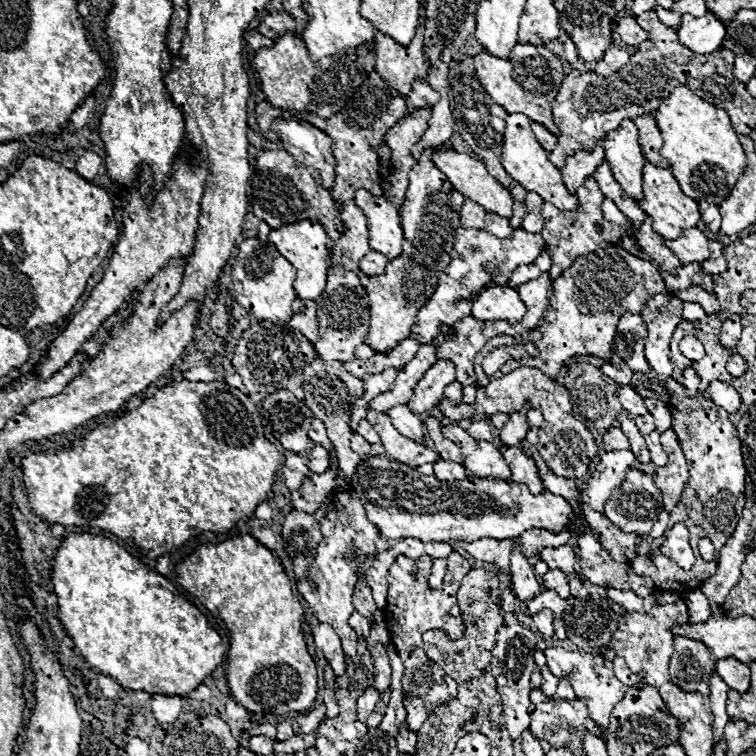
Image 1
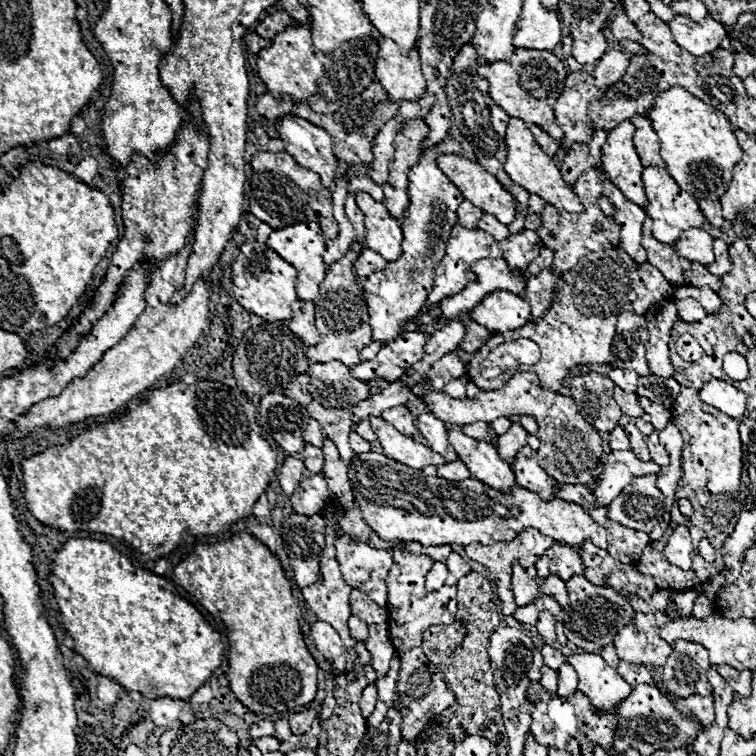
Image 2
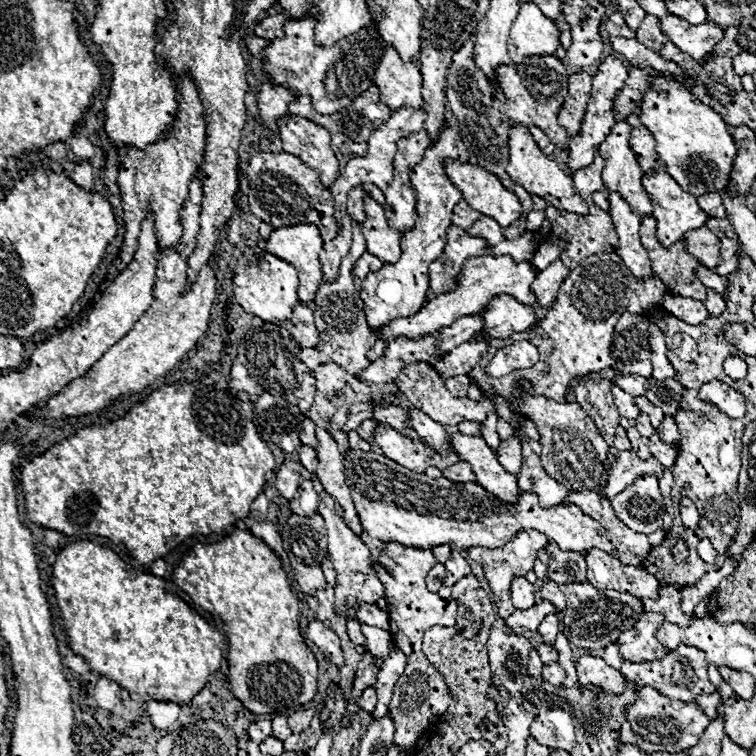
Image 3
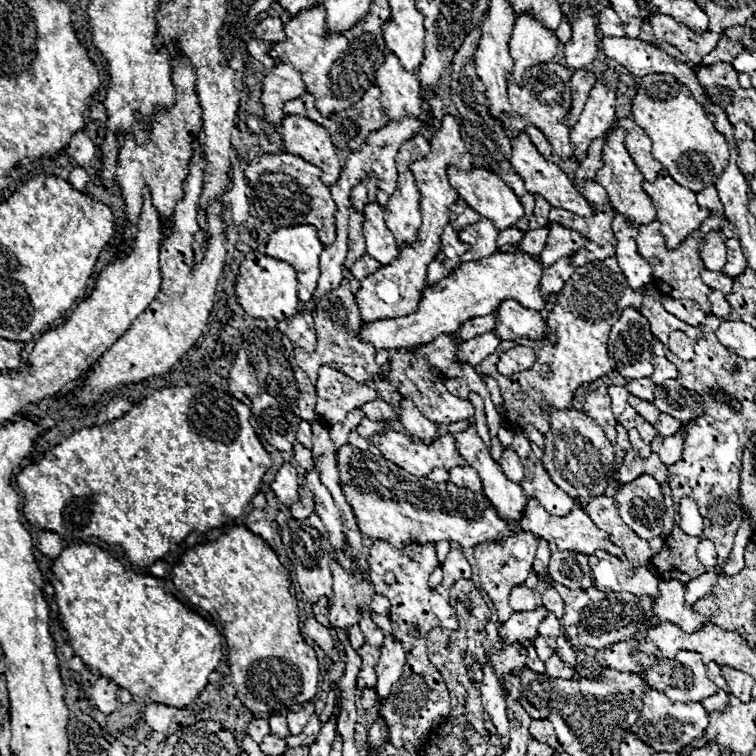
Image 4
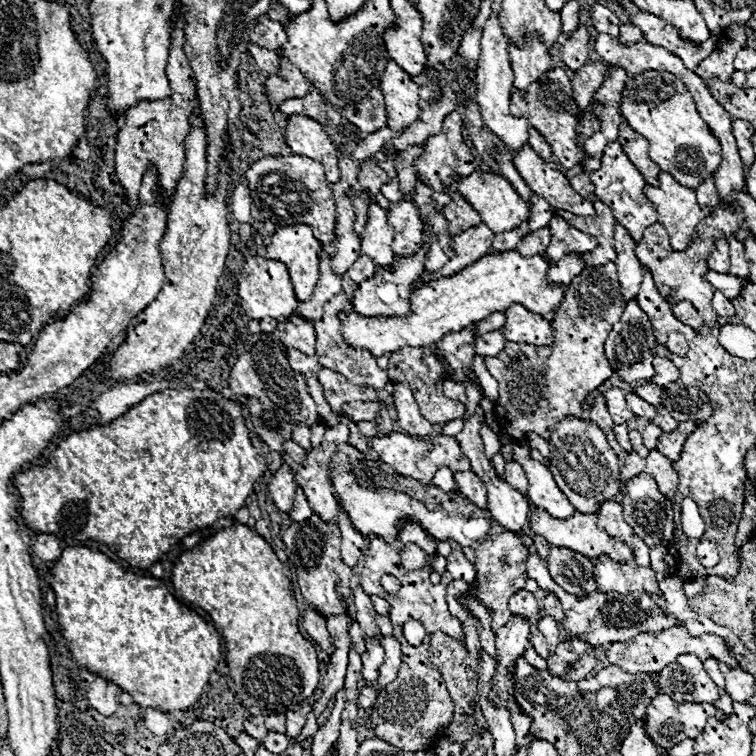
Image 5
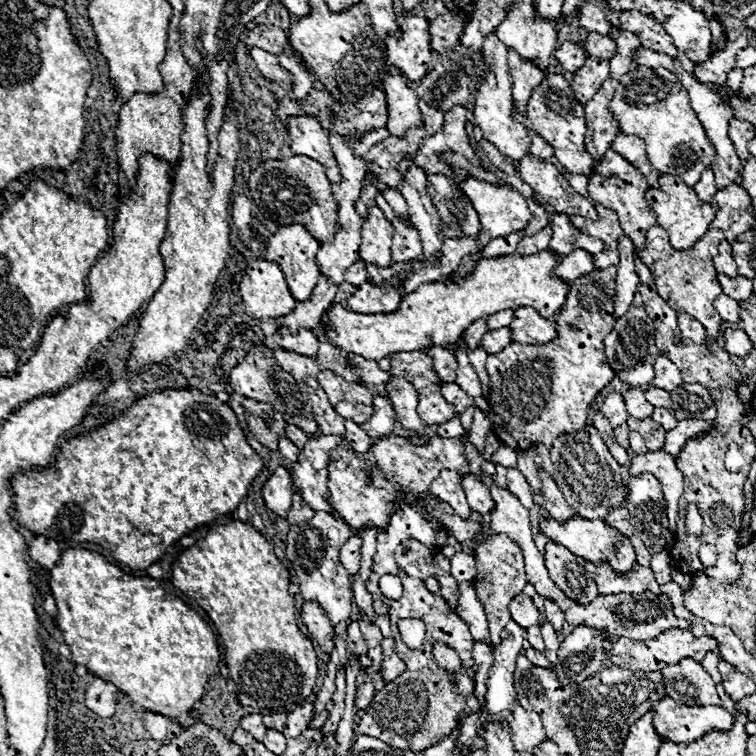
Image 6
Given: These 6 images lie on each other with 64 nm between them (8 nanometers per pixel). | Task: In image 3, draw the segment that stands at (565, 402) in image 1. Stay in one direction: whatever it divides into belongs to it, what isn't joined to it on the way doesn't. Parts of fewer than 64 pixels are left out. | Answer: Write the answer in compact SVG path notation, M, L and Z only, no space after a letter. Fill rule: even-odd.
M410 362L400 370L400 376L394 380L394 384L398 386L398 390L408 398L410 404L414 404L418 410L426 412L426 416L430 416L432 420L438 420L442 426L444 424L460 424L464 420L470 422L484 422L486 414L490 410L494 410L494 400L480 400L474 402L470 398L458 398L454 394L448 392L448 388L442 384L440 374L428 364L428 362ZM526 396L520 408L538 426L540 444L542 444L540 460L546 472L570 492L578 492L578 490L602 492L608 480L606 462L608 462L610 446L596 428L596 424L586 416L586 412L576 402L558 404L542 396Z

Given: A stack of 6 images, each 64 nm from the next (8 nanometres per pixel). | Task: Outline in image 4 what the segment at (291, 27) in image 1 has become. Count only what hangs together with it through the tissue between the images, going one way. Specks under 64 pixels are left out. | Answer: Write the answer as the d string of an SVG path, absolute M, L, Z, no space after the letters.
M264 18L256 28L254 28L254 38L262 40L262 42L284 42L286 34L282 30L282 20L280 18Z

